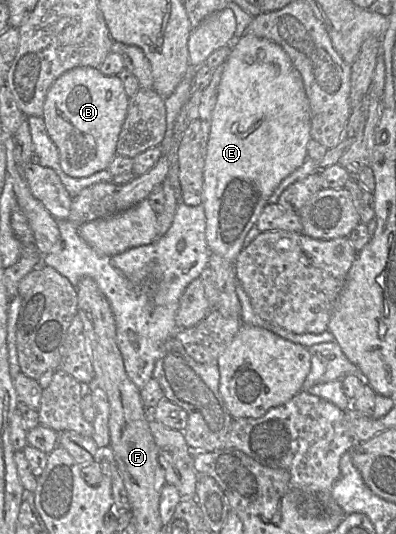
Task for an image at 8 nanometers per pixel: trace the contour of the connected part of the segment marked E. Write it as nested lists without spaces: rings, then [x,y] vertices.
[[[243,34],[231,44],[231,51],[224,62],[224,70],[219,83],[217,101],[212,112],[203,173],[203,205],[206,216],[206,241],[210,252],[234,263],[243,249],[243,243],[247,234],[251,228],[256,225],[263,208],[269,203],[269,198],[275,189],[283,179],[299,168],[308,156],[307,145],[311,139],[311,113],[302,77],[280,45],[269,39],[249,34]]]

